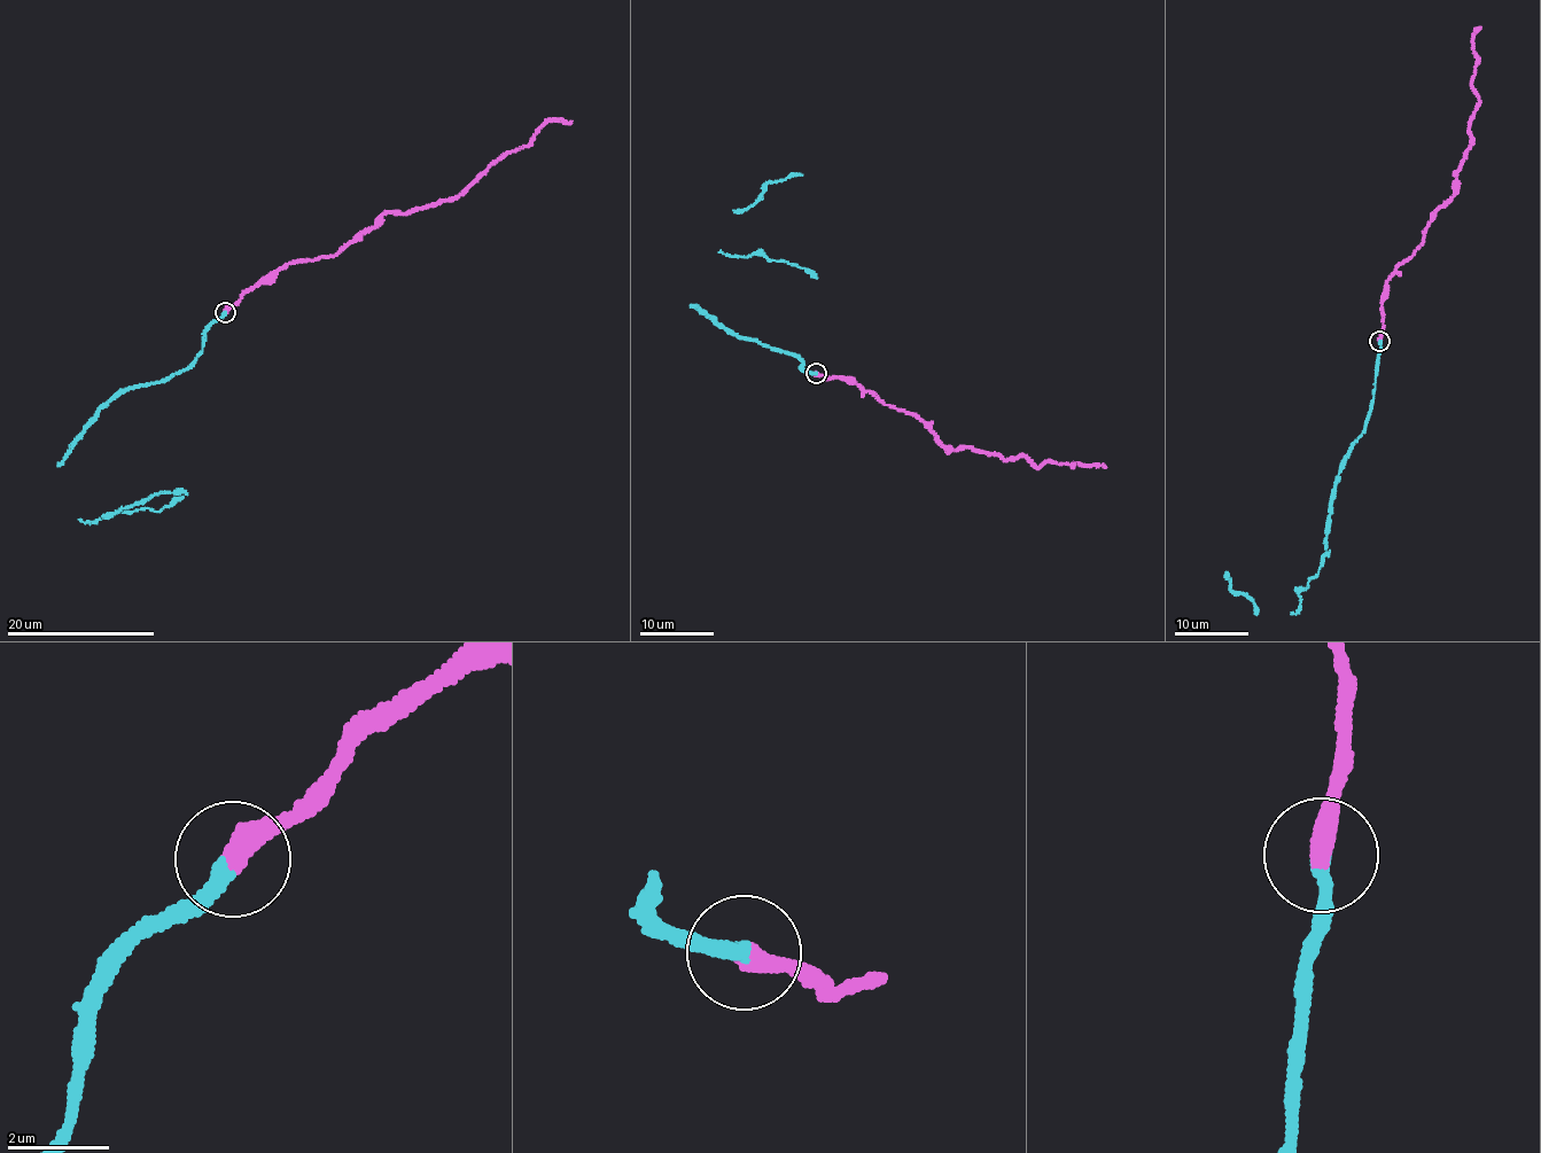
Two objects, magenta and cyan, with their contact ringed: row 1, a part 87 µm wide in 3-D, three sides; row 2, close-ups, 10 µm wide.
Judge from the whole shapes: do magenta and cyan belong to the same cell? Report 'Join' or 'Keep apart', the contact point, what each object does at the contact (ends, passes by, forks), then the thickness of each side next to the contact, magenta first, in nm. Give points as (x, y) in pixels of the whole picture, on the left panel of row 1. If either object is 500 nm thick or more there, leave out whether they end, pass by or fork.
Join. Place: (225, 312). At the ring magenta ends. At the ring cyan ends. Thickness 440 nm (magenta) against 280 nm

